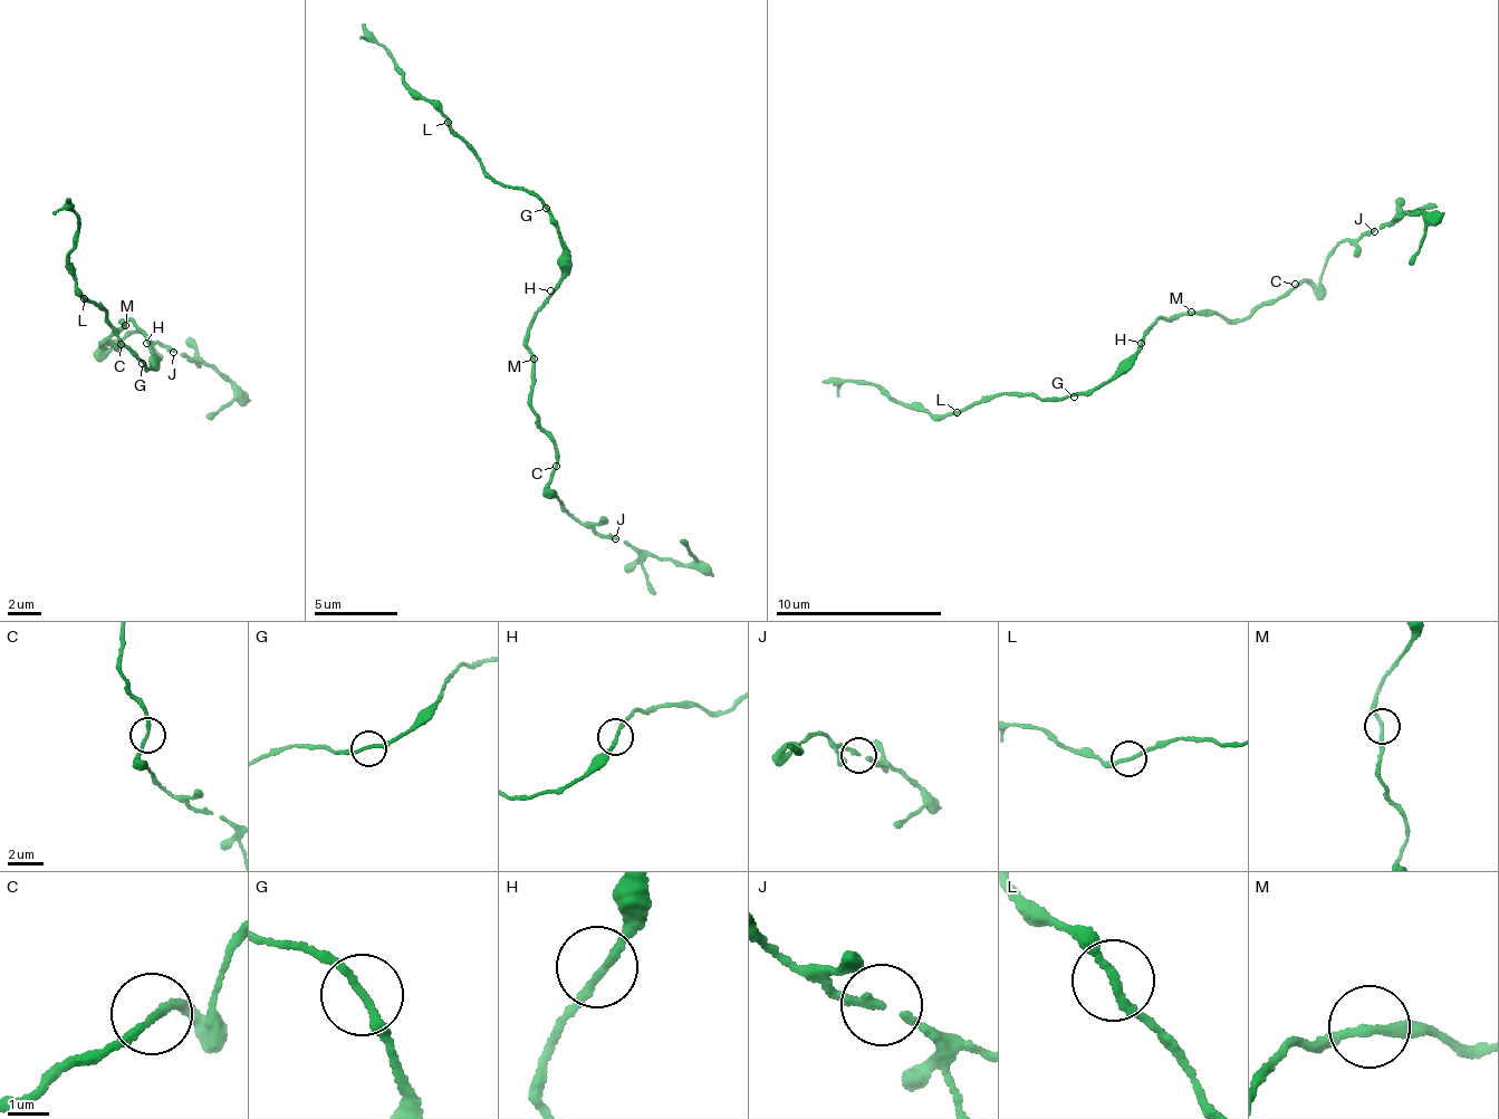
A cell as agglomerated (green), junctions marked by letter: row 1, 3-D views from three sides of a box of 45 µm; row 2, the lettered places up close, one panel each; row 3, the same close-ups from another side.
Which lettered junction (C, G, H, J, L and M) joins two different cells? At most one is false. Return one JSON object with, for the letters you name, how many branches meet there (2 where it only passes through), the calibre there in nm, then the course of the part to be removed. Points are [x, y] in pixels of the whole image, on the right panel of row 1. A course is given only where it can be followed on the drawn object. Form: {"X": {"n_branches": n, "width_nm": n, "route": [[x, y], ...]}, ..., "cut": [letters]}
{"cut": []}

